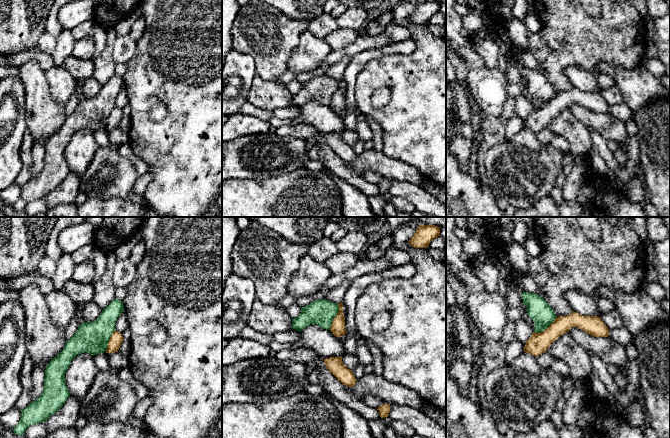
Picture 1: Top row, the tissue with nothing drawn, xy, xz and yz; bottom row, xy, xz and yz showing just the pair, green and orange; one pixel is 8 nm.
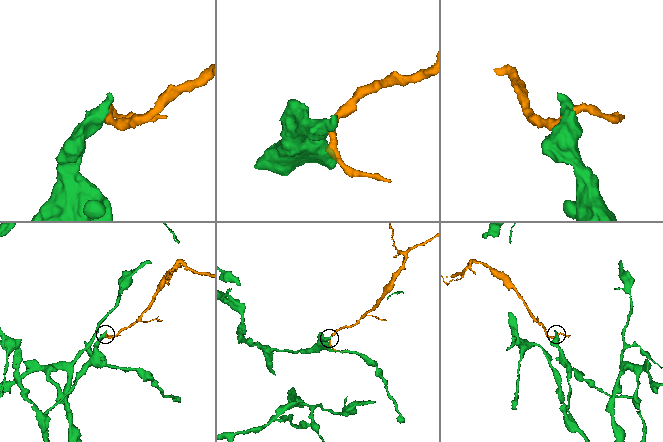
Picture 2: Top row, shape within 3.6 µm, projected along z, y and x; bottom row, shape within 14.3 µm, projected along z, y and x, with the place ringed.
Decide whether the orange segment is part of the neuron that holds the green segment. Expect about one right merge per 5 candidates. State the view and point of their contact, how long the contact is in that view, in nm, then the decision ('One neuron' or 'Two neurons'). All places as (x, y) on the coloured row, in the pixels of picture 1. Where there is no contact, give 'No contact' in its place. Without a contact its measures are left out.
Touches green at yz (545, 328). Shared border 240 nm. Two neurons

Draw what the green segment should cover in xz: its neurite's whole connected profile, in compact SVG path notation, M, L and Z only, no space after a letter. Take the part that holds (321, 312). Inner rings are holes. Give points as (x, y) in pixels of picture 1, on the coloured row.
M326 299L316 300L301 307L300 315L292 319L292 328L300 332L310 324L316 324L323 329L330 330L338 311L338 304Z

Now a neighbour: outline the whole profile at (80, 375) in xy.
M84 352L77 355L65 373L65 383L70 395L82 400L99 371L92 354Z

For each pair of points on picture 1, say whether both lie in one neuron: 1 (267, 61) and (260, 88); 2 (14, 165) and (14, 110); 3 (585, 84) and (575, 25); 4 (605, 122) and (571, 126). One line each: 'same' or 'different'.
1: different
2: same
3: different
4: different

